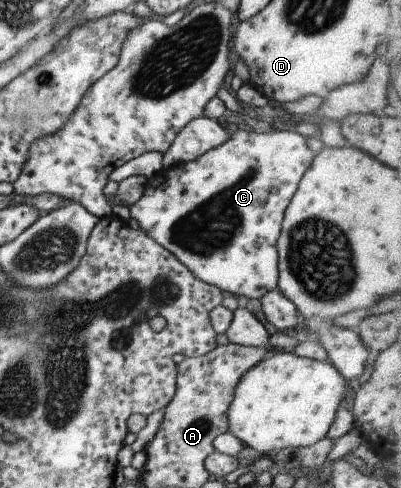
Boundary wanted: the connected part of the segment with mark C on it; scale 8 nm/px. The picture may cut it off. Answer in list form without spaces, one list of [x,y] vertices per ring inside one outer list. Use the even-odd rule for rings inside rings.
[[[241,126],[237,132],[231,131],[230,138],[218,148],[184,165],[162,170],[149,179],[138,200],[128,207],[130,218],[200,280],[217,286],[225,295],[261,299],[278,284],[276,242],[282,232],[282,219],[305,173],[304,166],[308,168],[315,156],[306,138],[295,130],[247,131]]]

